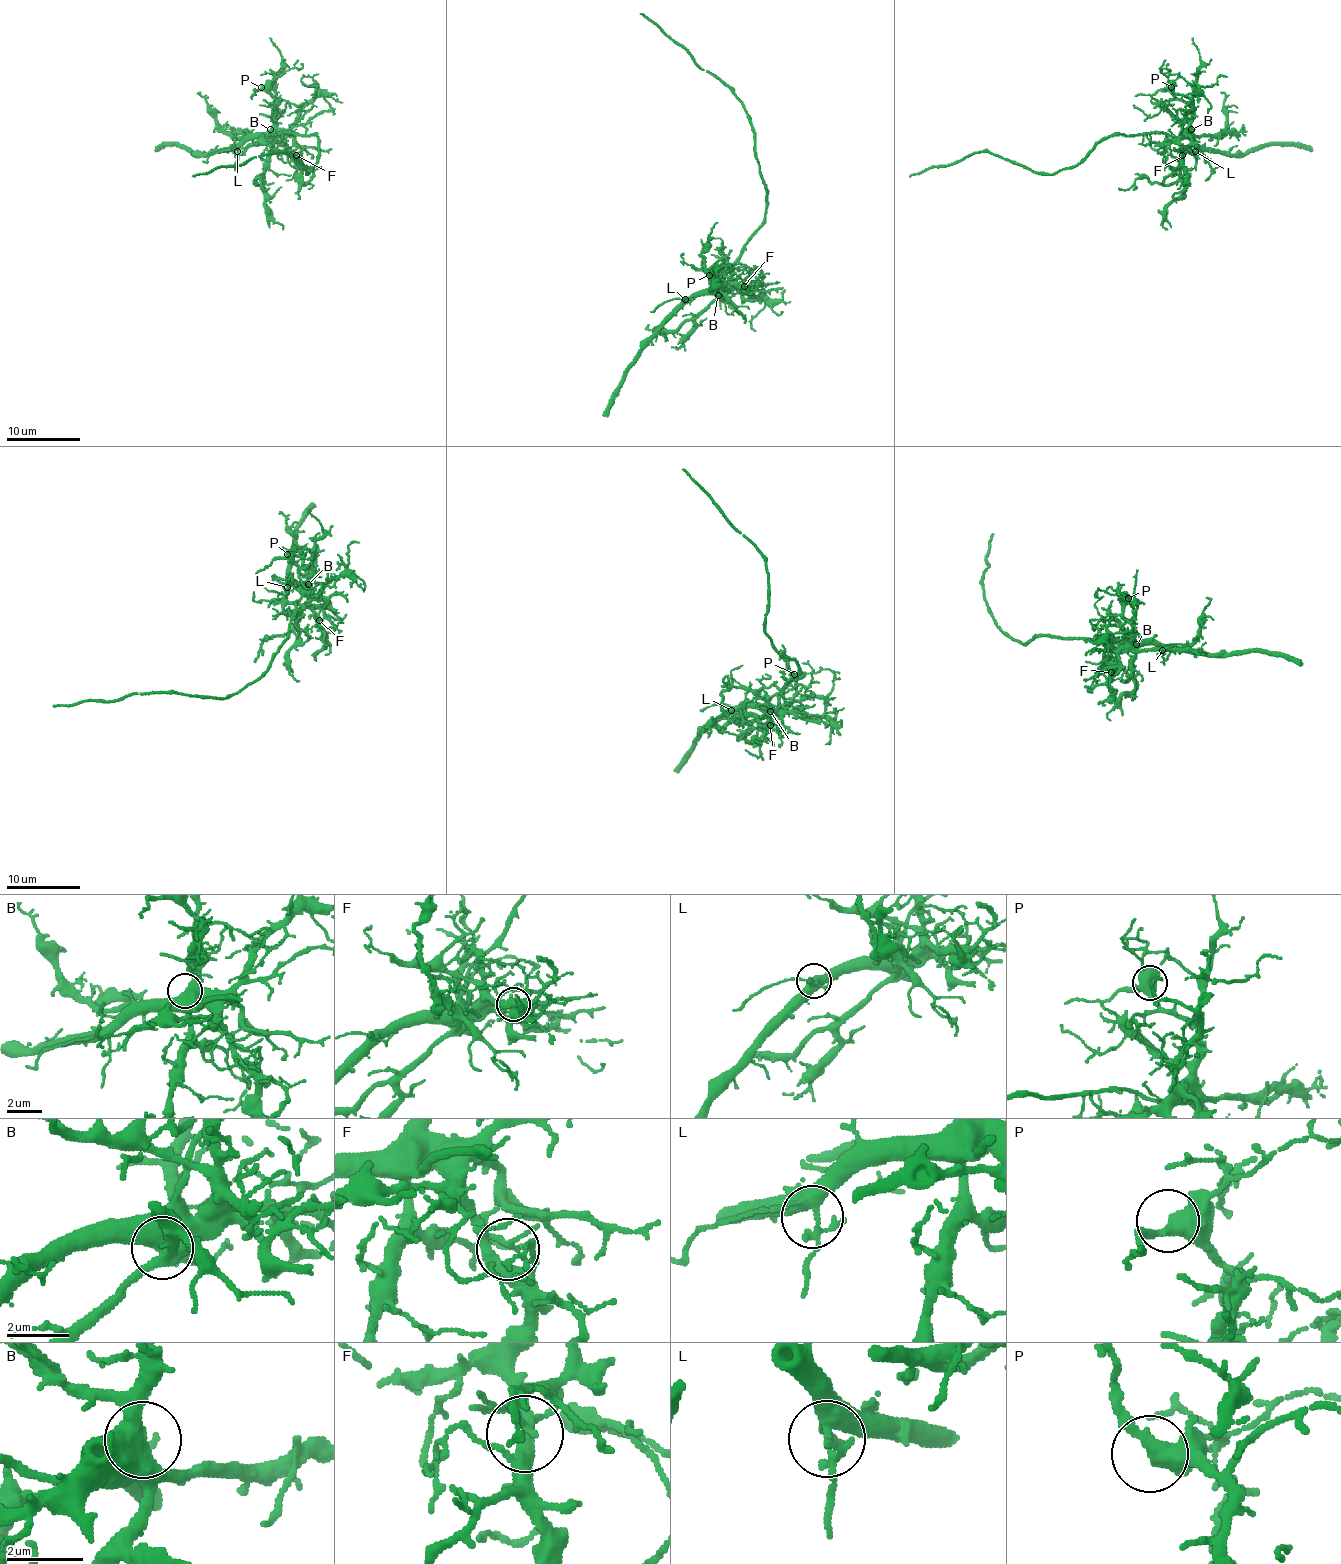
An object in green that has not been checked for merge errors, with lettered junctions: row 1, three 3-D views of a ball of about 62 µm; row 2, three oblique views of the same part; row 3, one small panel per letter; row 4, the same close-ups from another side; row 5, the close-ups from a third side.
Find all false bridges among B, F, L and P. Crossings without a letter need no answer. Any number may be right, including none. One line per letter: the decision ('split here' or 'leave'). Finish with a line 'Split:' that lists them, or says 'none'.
B: leave
F: leave
L: leave
P: leave
Split: none

